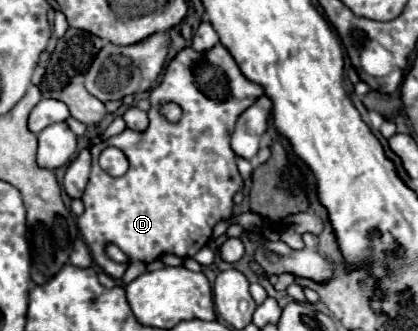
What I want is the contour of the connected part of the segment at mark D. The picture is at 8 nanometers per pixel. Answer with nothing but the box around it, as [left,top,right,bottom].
[77,46,263,280]

